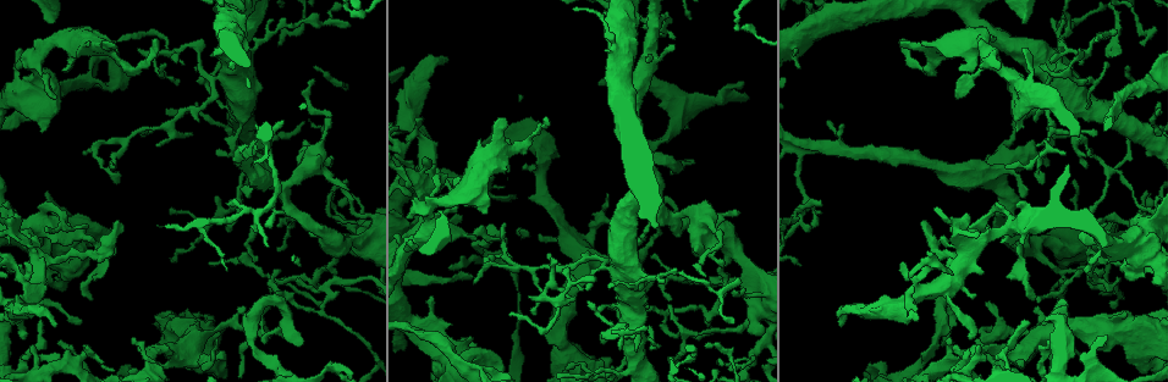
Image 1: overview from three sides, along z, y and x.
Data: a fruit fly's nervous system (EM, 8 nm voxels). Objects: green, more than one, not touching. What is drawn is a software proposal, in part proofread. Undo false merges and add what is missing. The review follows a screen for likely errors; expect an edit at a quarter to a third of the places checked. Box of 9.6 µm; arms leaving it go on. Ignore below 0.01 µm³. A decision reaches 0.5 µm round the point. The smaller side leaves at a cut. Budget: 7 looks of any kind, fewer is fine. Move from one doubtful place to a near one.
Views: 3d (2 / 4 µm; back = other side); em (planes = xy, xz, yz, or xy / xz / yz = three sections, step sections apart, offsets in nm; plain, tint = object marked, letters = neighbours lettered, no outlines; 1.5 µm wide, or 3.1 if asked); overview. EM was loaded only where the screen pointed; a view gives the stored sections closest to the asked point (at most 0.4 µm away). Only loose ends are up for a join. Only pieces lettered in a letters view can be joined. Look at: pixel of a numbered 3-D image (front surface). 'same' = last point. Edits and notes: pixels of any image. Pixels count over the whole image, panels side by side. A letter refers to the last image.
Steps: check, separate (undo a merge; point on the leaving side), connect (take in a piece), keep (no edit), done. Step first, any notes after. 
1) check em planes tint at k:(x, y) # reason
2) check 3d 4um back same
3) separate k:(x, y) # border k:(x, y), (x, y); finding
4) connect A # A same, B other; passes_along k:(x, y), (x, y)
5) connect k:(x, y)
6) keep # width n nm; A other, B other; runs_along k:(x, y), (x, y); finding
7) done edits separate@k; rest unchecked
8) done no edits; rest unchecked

check em planes letters at 1:(724, 277)

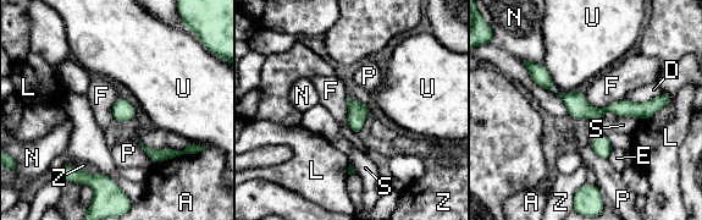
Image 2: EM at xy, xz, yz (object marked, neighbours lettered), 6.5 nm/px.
keep # longest_contact D 300 nm; A other, D other, E other, F other, L other, N other, P other, S other, U other, Z other; border 2:(584, 94), (597, 108), (623, 98); continuous, no second cell

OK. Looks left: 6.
check em xy step 8 letters at 1:(343, 180) # tapers out

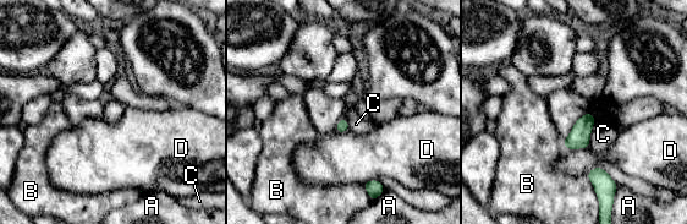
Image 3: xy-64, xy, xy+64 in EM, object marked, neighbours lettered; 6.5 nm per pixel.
check em planes letters same

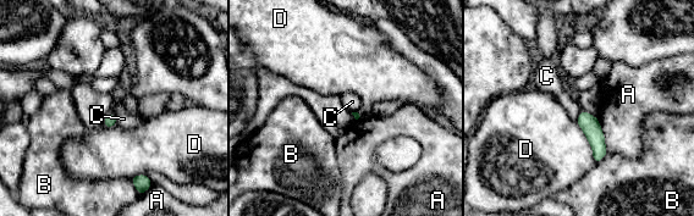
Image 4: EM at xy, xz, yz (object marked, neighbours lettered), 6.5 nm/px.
keep # A other, B other, C other, D other; border 4:(110, 111), (117, 125); none of them fits

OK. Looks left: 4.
check 3d 4um at 1:(430, 298) # branch stops here

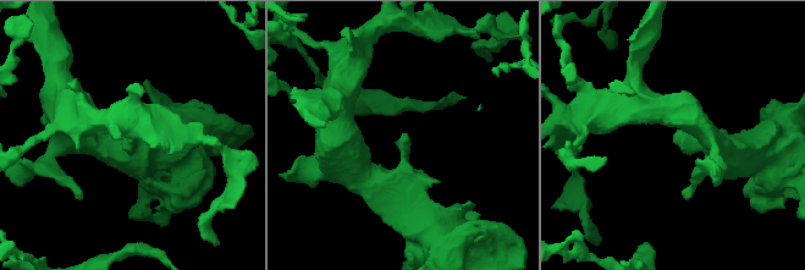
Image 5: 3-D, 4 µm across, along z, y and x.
check em xy step 4 letters at 5:(675, 138)

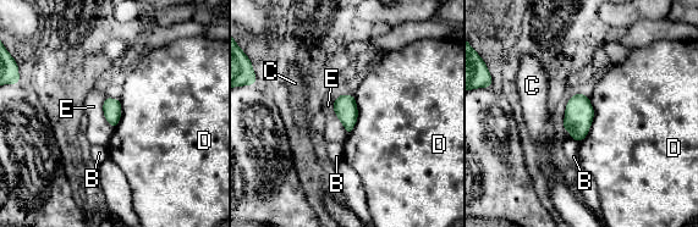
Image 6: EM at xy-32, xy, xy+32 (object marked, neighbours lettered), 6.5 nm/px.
check em planes letters same # cut it another way

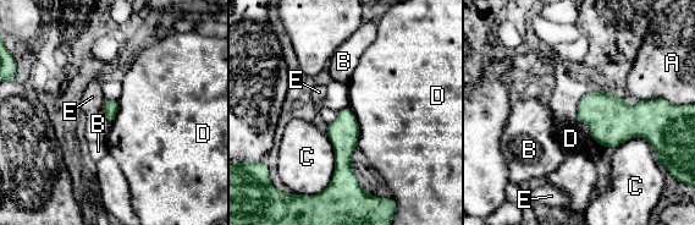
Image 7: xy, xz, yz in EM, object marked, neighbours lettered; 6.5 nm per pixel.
keep # A other, B other, C other, D other, E other; border 7:(348, 108), (358, 126), (357, 146); no lettered piece goes on from it

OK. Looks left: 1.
done no edits; rest unchecked

